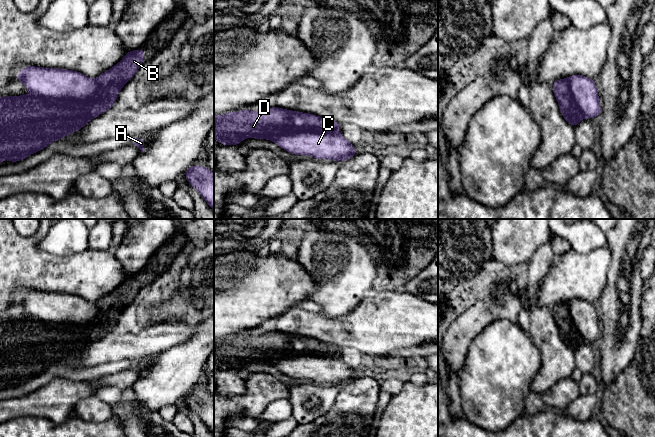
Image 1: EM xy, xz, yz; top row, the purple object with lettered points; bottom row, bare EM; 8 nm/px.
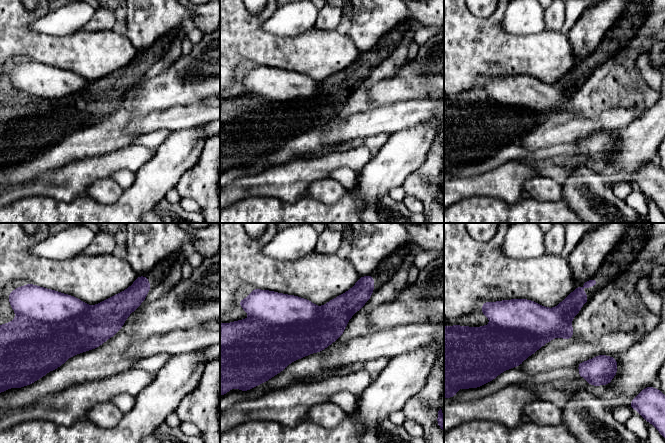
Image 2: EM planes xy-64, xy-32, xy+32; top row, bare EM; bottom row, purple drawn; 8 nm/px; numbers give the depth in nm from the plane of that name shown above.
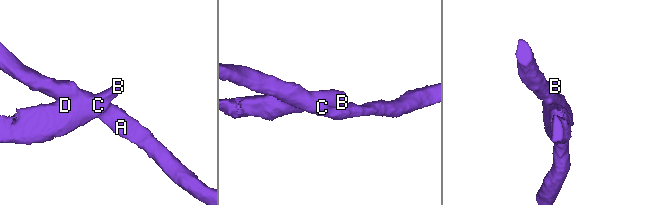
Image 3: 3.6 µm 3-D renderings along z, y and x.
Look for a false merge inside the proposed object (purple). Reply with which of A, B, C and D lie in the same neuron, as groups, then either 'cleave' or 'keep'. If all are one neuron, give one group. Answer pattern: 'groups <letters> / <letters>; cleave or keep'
groups A C / B D; cleave

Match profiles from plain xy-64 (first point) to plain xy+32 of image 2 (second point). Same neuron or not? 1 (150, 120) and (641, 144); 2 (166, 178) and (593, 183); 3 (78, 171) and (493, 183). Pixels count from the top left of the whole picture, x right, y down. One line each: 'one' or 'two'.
1: two
2: two
3: one

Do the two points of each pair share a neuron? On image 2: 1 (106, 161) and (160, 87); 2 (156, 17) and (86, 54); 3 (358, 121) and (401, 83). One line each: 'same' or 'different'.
1: different
2: different
3: different

